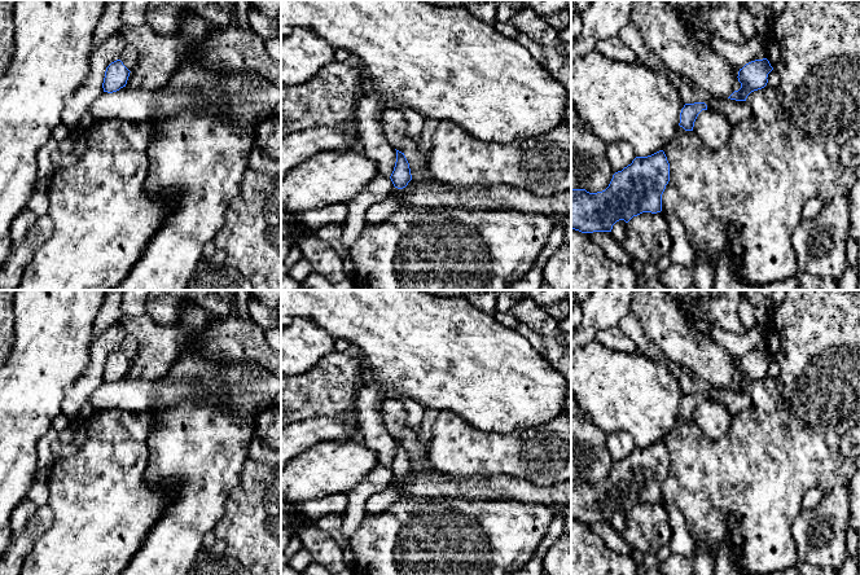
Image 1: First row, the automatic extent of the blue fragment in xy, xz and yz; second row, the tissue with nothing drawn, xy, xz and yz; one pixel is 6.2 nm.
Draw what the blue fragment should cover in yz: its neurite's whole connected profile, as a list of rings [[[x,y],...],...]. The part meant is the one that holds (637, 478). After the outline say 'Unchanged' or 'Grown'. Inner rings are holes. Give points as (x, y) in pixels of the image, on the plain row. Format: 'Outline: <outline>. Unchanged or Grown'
Outline: [[[663,440],[648,447],[636,447],[631,455],[613,465],[609,477],[597,483],[571,479],[571,519],[582,523],[611,522],[613,515],[642,502],[662,501],[662,484],[670,471],[670,453]]]. Unchanged

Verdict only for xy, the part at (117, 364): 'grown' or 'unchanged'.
unchanged

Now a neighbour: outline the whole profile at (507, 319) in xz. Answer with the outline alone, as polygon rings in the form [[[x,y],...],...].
[[[497,312],[495,315],[495,319],[503,324],[504,326],[508,326],[510,329],[515,329],[518,325],[518,320],[509,312]]]

